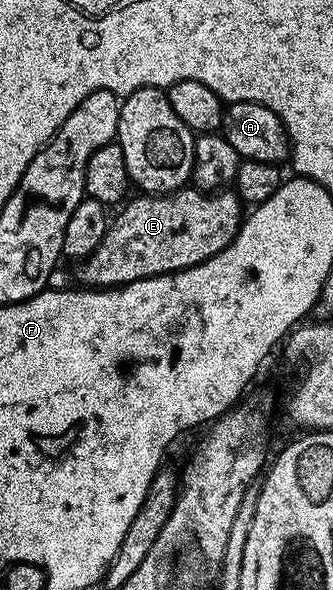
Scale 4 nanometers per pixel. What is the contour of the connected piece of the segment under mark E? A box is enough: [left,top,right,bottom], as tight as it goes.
[78,188,245,288]

